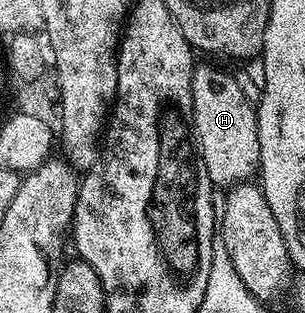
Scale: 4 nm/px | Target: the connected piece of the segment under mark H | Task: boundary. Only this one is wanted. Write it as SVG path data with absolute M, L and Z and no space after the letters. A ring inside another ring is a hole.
M198 63L191 82L193 99L193 134L207 166L214 189L228 190L236 184L248 184L261 171L257 109L243 94L236 75L216 72L209 64Z

